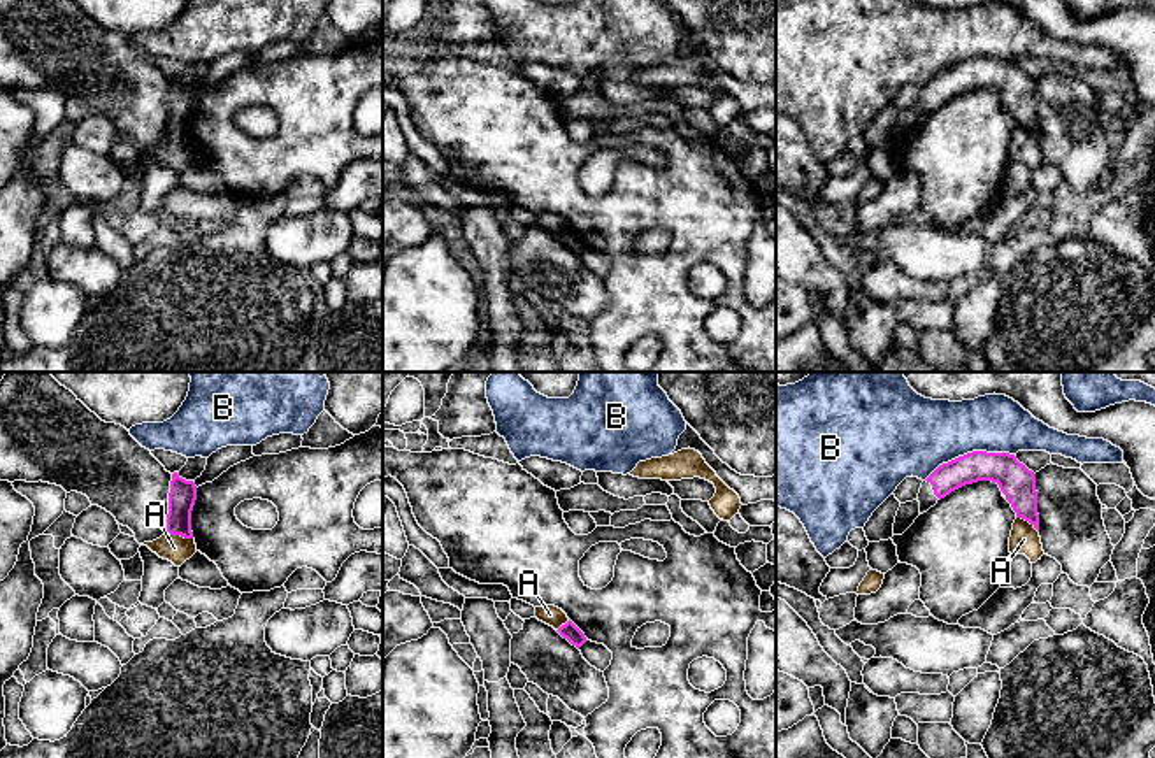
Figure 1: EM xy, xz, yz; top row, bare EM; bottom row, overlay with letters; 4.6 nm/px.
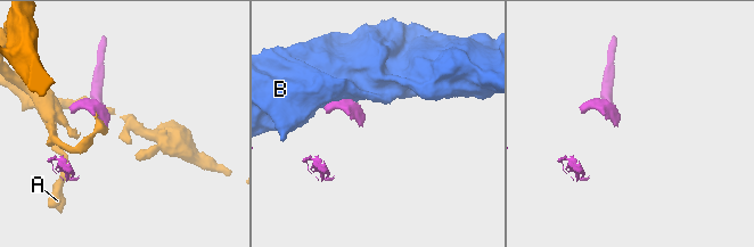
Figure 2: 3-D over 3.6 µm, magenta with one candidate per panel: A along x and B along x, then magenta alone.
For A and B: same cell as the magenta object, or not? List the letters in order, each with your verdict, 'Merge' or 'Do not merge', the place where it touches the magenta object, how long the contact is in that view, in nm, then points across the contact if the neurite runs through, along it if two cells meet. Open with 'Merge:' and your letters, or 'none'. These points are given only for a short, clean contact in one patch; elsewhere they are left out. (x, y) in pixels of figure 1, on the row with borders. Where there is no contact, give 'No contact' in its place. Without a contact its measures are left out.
Merge: none
A: Do not merge. Touches magenta at xy (179, 534). Shared border 130 nm. Boundary: xy (167, 530), (192, 539)
B: Do not merge. Touches magenta at yz (968, 453). Shared border 440 nm. Boundary: yz (1013, 453), (968, 451), (939, 464), (924, 479)

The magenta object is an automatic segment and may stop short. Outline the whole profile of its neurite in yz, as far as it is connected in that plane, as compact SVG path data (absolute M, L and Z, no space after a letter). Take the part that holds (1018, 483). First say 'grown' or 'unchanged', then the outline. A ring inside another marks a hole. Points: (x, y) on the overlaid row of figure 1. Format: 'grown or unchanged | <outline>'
grown | M972 451L939 465L918 493L920 514L934 507L951 491L978 481L997 483L1016 518L1039 532L1036 474L1009 453Z

